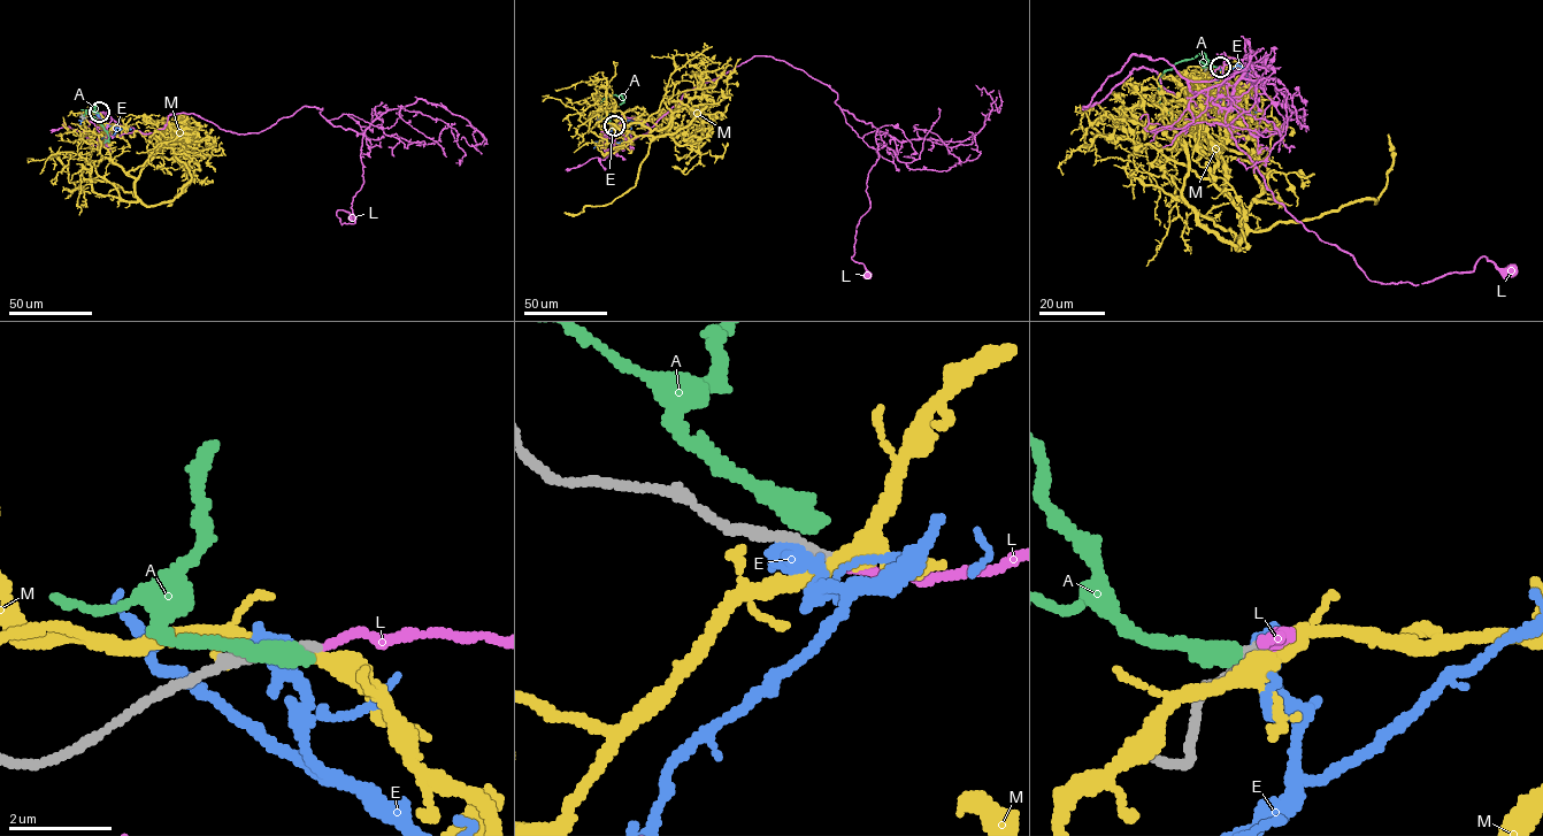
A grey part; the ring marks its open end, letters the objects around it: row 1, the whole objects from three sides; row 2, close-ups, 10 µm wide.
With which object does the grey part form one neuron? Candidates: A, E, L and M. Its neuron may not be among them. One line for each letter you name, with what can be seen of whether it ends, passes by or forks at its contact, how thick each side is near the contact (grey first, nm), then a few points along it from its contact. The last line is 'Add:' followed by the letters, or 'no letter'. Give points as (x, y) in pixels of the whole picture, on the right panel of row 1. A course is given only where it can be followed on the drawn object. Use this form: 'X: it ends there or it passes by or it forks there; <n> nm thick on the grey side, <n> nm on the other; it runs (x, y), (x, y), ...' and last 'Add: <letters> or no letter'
L: it ends there; 180 nm thick on the grey side, 160 nm on the other; it runs (1220, 67), (1203, 114), (1222, 101), (1146, 67), (1082, 108), (1133, 55), (1164, 59), (1372, 281), (1509, 269)
Add: L

